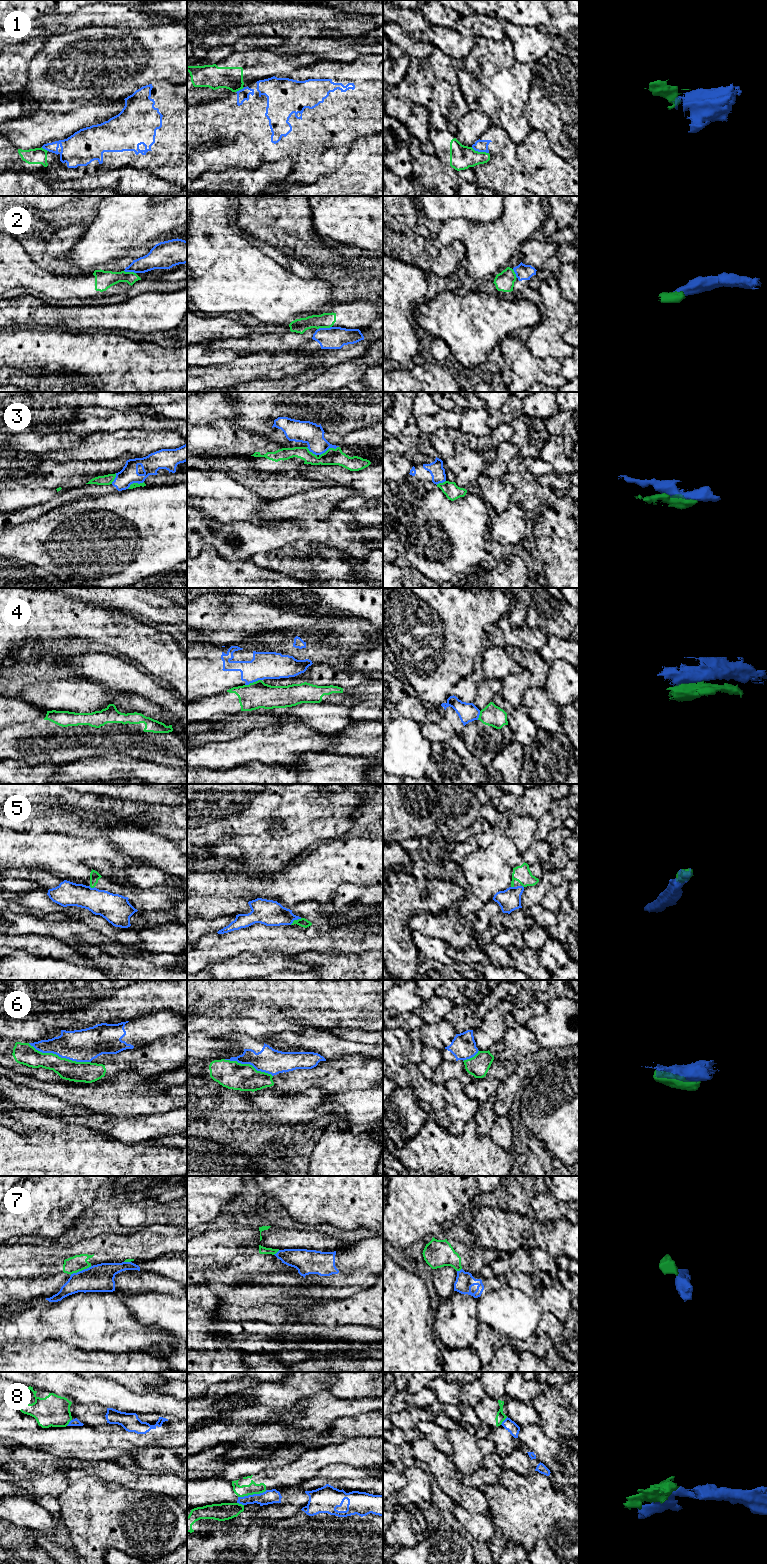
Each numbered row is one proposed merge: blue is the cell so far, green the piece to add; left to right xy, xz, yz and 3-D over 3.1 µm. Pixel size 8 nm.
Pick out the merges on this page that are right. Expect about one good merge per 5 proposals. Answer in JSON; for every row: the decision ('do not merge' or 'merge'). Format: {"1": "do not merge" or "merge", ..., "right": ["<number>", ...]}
{"1": "do not merge", "2": "do not merge", "3": "do not merge", "4": "do not merge", "5": "do not merge", "6": "do not merge", "7": "do not merge", "8": "do not merge", "right": []}

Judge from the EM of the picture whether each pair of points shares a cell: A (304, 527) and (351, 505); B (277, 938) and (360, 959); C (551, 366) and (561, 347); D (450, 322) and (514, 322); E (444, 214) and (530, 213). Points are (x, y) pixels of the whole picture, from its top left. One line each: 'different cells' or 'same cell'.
A: different cells
B: different cells
C: different cells
D: same cell
E: different cells

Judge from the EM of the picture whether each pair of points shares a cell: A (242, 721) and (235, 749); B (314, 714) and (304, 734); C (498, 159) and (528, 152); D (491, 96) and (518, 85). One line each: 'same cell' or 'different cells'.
A: different cells
B: different cells
C: same cell
D: same cell

